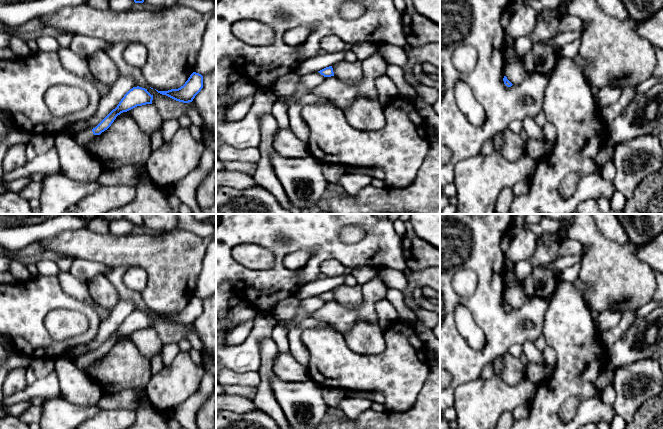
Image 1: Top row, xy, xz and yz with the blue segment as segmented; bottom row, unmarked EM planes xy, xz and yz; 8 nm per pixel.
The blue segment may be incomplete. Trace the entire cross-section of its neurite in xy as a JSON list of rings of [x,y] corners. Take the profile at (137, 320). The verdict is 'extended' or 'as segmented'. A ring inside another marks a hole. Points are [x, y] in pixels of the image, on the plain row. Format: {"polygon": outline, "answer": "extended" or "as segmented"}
{"polygon": [[[133,311],[121,323],[115,333],[113,333],[95,352],[89,353],[73,359],[75,366],[82,370],[95,359],[100,359],[107,354],[114,346],[116,341],[123,336],[127,336],[137,330],[152,328],[153,319],[147,313],[142,311]]], "answer": "extended"}

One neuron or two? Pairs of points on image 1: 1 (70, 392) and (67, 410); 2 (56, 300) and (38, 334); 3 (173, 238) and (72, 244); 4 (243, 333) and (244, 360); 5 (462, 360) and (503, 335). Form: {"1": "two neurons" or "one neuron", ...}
{"1": "two neurons", "2": "one neuron", "3": "one neuron", "4": "two neurons", "5": "one neuron"}

